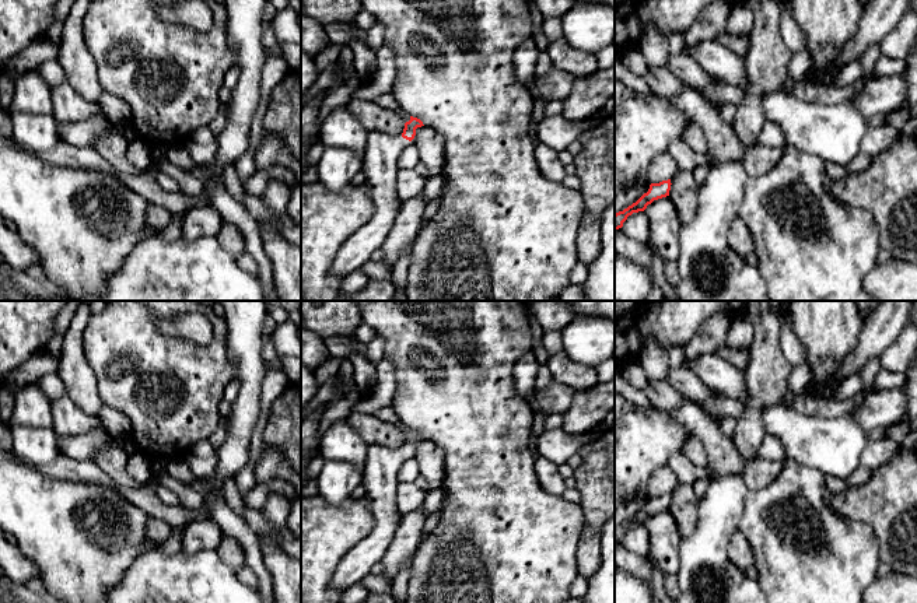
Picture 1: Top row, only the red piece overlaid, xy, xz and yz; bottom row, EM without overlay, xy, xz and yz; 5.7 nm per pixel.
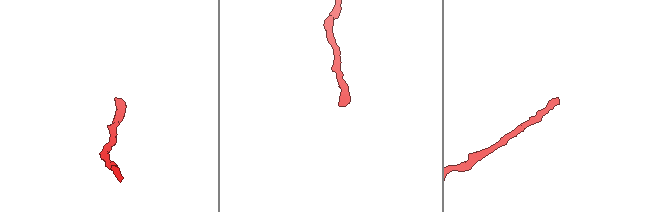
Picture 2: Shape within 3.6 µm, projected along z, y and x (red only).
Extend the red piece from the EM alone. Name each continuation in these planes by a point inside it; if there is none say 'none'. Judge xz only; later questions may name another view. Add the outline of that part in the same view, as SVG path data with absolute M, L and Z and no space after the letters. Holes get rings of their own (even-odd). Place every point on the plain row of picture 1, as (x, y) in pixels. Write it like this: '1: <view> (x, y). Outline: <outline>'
1: xz (380, 477). Outline: M367 445L363 484L375 526L372 532L351 547L339 562L329 589L343 593L360 582L379 564L400 525L402 513L396 504L398 471L409 453L379 445Z

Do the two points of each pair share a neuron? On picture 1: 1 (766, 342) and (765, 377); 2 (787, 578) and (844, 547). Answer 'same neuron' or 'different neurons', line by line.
1: same neuron
2: same neuron

